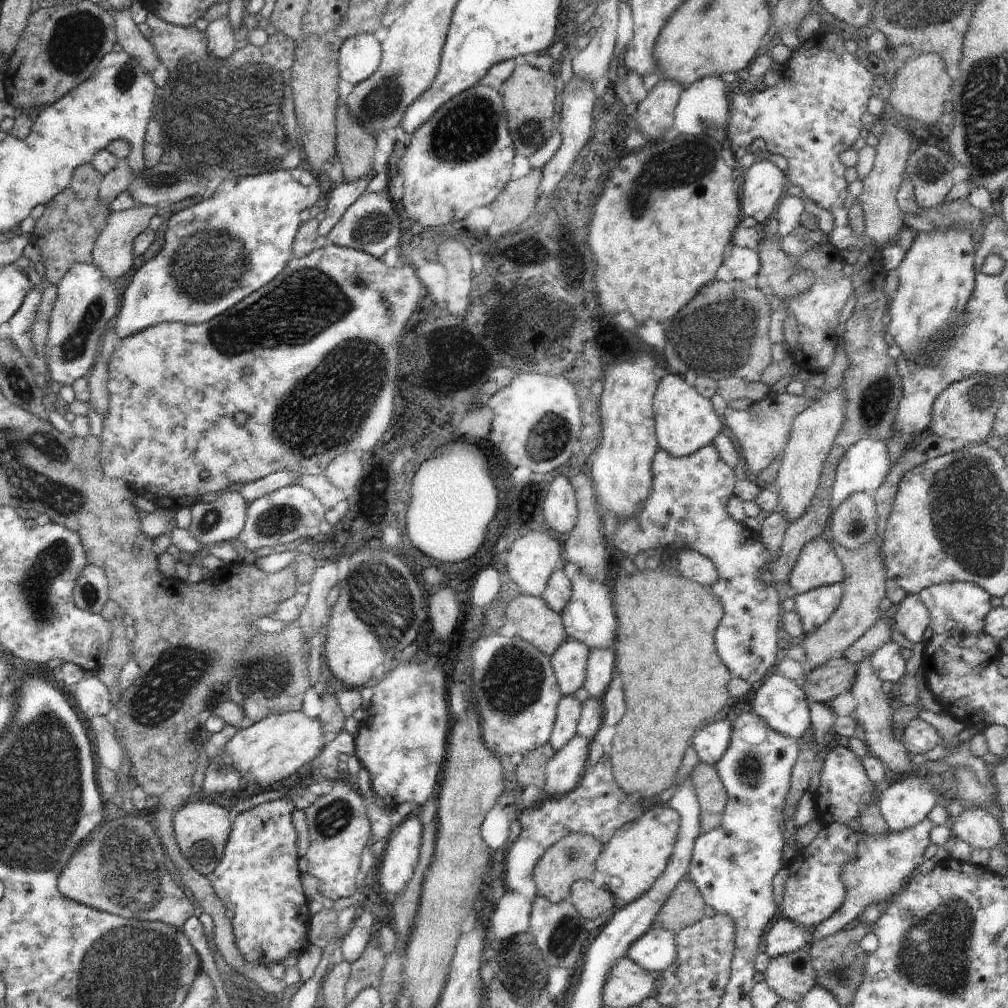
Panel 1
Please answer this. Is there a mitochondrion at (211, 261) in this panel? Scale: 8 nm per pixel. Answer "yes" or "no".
yes

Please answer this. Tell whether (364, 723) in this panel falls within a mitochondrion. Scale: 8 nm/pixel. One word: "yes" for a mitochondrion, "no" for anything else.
no

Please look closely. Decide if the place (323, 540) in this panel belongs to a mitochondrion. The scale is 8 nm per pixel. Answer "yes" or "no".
no

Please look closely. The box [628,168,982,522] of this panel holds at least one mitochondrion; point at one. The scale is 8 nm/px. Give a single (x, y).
(718, 332)

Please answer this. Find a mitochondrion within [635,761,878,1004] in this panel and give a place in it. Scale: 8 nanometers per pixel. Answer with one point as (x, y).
(840, 973)

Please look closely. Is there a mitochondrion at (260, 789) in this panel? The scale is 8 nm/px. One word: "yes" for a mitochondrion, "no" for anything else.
no

